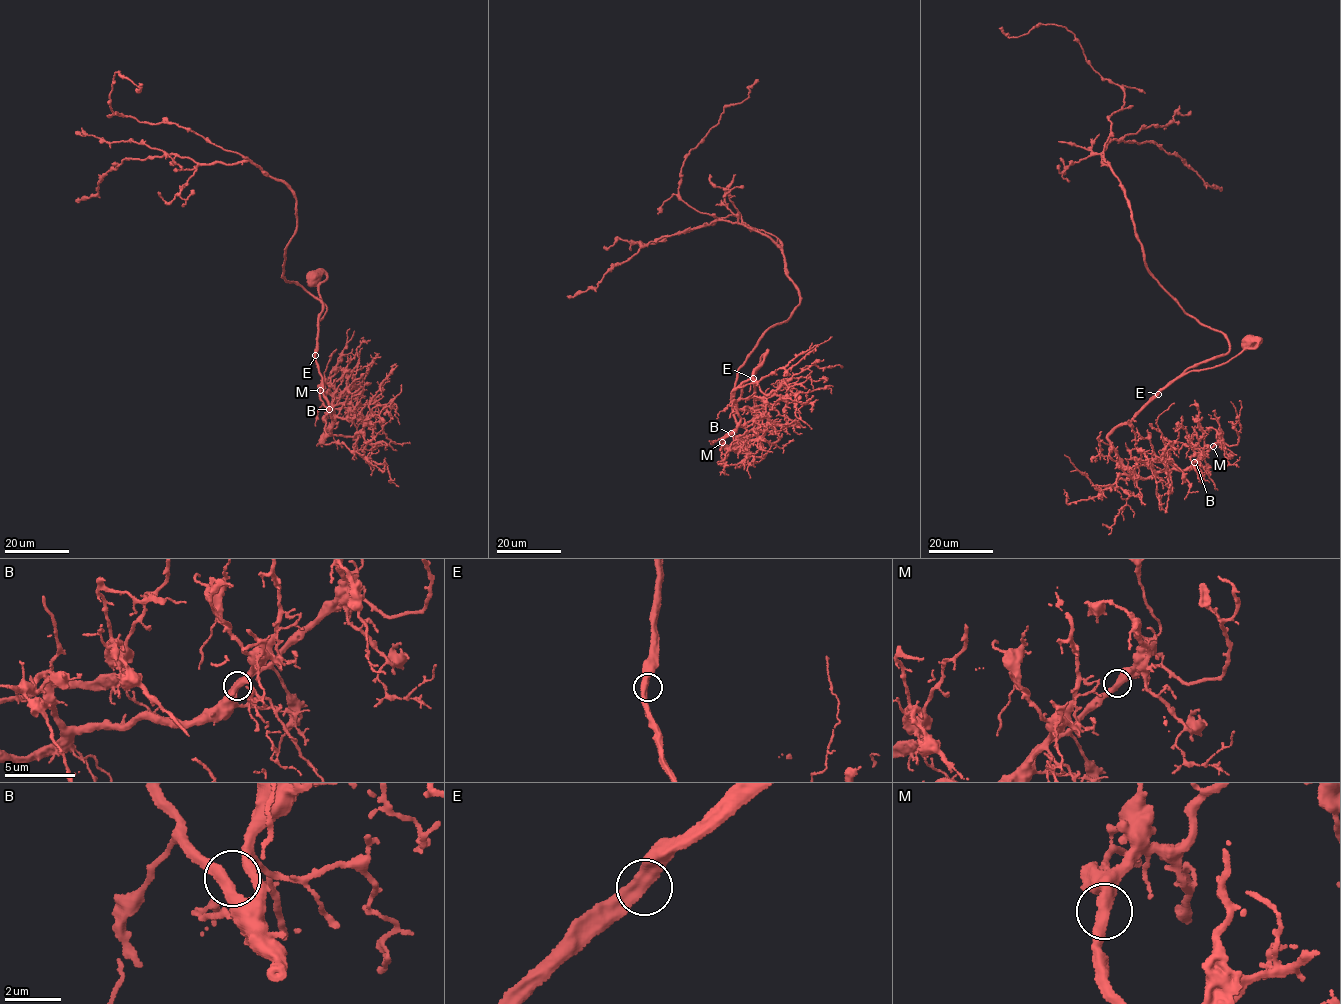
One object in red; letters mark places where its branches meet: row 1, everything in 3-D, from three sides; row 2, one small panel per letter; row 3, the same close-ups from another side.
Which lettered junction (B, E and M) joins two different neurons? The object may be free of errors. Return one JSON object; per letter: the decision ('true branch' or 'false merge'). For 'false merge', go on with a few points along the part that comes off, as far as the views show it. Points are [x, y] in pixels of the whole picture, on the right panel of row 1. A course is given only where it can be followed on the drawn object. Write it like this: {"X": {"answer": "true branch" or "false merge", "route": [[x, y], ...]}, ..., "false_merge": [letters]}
{"B": {"answer": "true branch"}, "E": {"answer": "true branch"}, "M": {"answer": "true branch"}, "false_merge": []}

